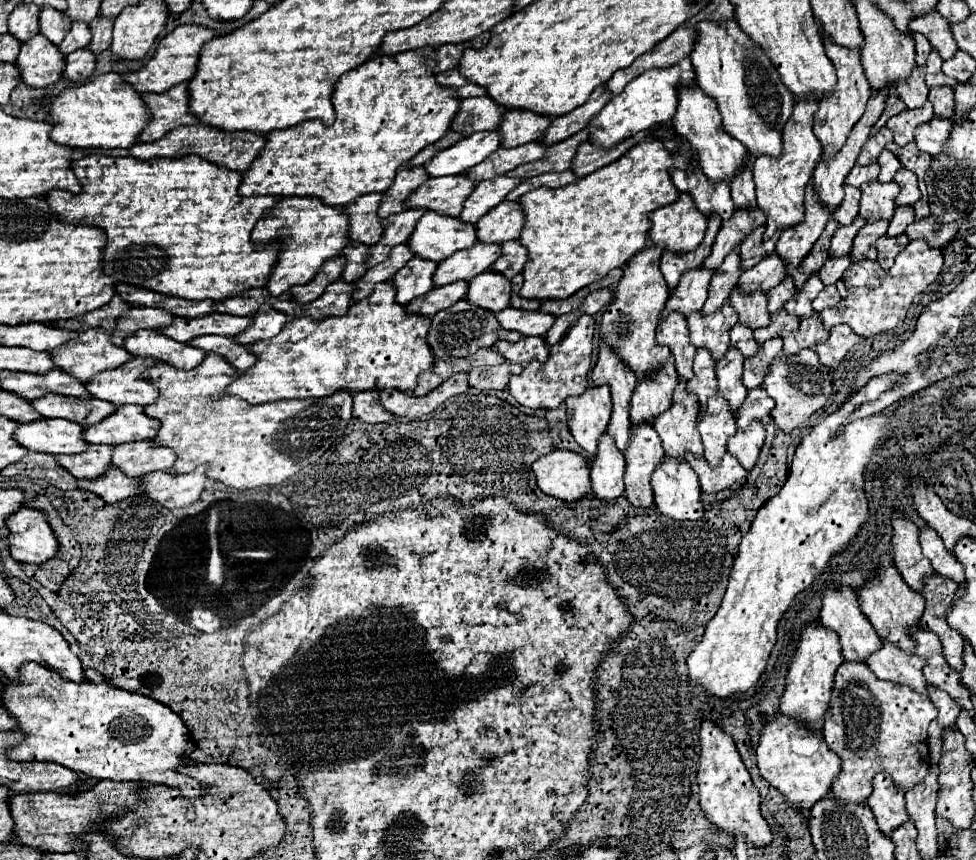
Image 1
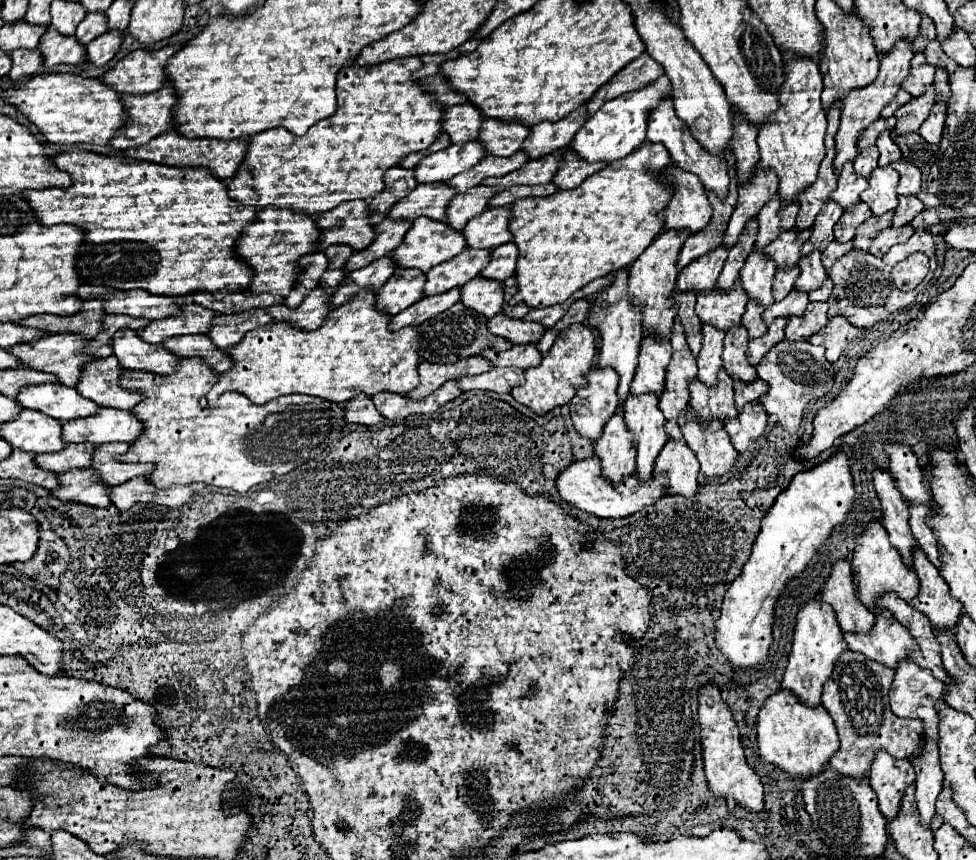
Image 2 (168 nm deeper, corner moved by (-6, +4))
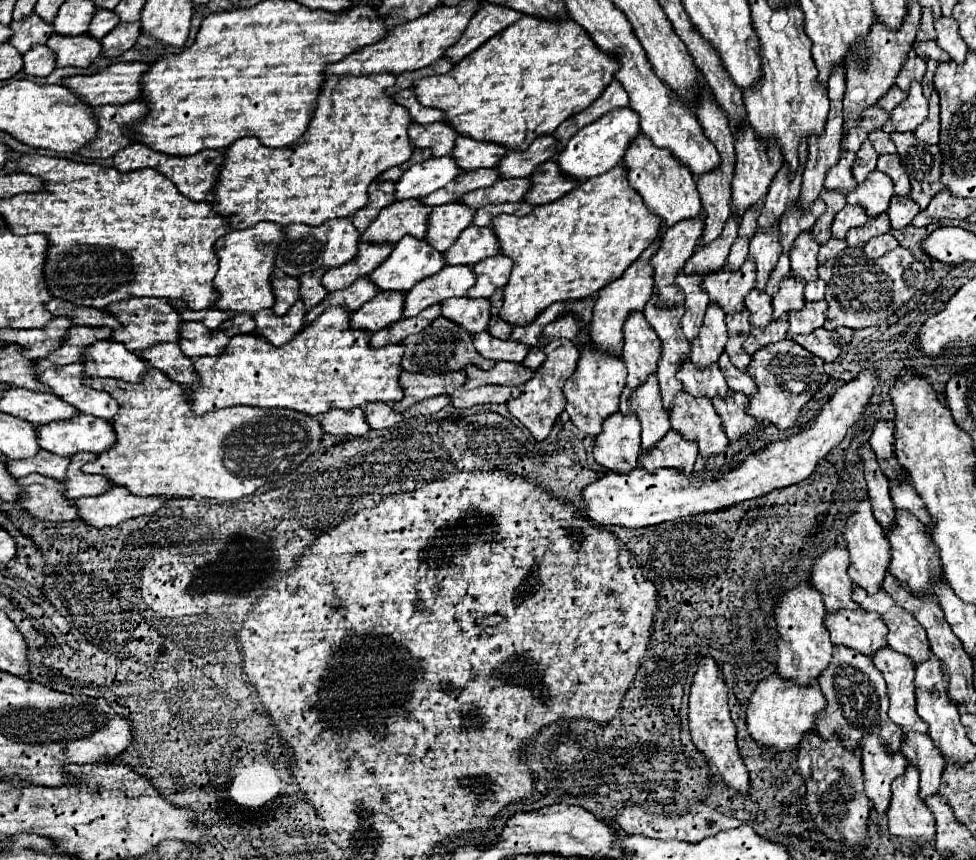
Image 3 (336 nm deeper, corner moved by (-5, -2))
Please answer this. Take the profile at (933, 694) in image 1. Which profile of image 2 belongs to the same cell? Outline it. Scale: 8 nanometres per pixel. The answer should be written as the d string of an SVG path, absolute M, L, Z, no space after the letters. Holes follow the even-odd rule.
M903 661L899 663L899 667L895 669L895 679L893 679L893 687L889 693L889 701L891 701L891 709L895 711L895 715L899 717L919 717L925 721L925 733L927 737L931 737L935 743L939 743L939 713L935 709L937 701L943 701L947 693L947 685L939 679L933 677L933 673L929 669L919 669L919 665L915 665L913 661Z

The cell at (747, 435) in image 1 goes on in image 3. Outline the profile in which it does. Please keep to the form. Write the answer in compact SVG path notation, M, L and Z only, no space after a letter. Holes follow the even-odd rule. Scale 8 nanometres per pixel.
M734 391L726 399L712 399L712 403L724 421L724 431L730 441L742 437L744 433L750 433L756 427L756 421L746 413L746 395Z

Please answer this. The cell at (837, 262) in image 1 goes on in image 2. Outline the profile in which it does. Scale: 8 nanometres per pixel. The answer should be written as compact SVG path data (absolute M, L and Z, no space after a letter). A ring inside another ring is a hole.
M833 241L833 243L823 251L823 265L825 265L825 269L831 271L831 265L833 265L839 257L847 255L851 249L853 249L851 243L835 243L835 241Z

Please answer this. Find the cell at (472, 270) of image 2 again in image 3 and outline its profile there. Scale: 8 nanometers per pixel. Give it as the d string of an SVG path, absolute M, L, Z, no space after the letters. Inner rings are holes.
M456 265L444 267L438 275L418 283L404 295L404 317L416 317L422 309L442 303L450 297L464 297L466 291L476 283L472 267Z

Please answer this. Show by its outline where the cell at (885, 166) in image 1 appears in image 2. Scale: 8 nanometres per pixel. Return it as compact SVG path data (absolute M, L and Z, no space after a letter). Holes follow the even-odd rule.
M885 131L885 133L879 135L877 147L879 147L879 153L881 153L879 155L879 167L887 167L887 165L891 165L891 163L895 163L895 161L901 159L901 151L893 143L893 139L889 137L889 131Z

